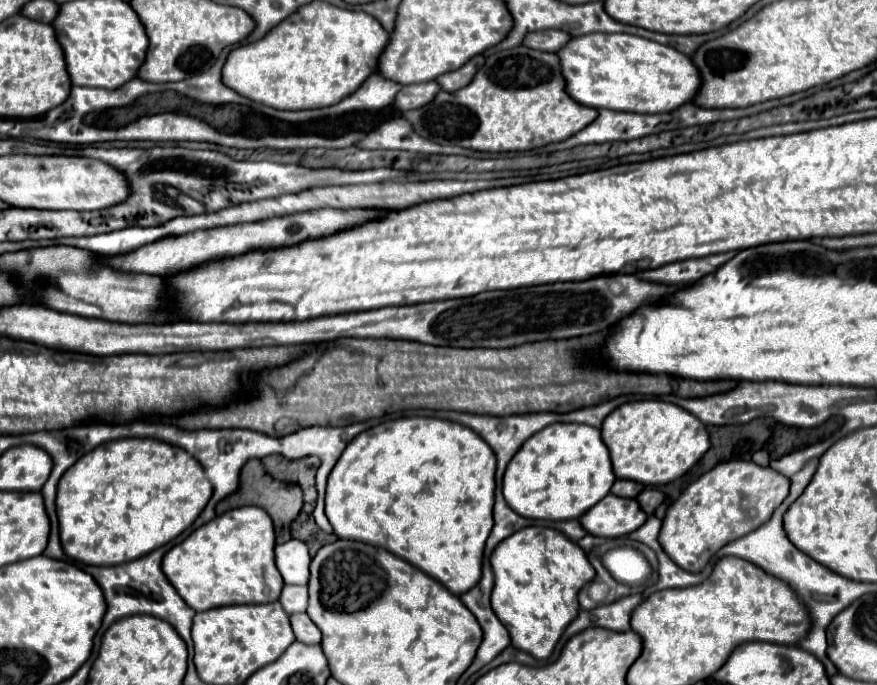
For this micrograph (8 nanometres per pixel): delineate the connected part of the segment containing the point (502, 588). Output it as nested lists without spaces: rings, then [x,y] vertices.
[[[528,526],[502,540],[490,564],[494,572],[492,610],[508,628],[512,646],[538,660],[548,658],[566,626],[578,616],[578,590],[596,574],[586,554],[558,530]]]

